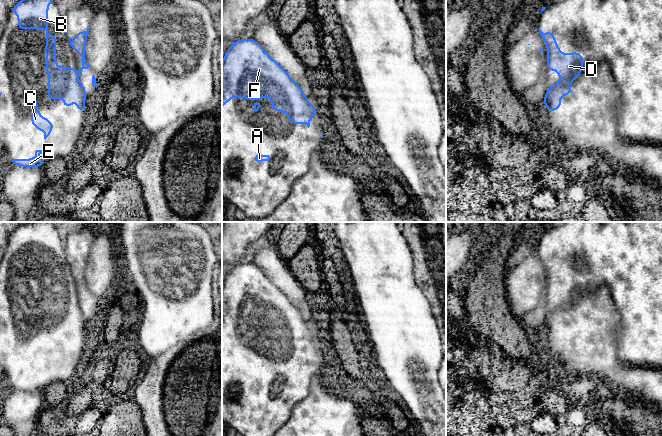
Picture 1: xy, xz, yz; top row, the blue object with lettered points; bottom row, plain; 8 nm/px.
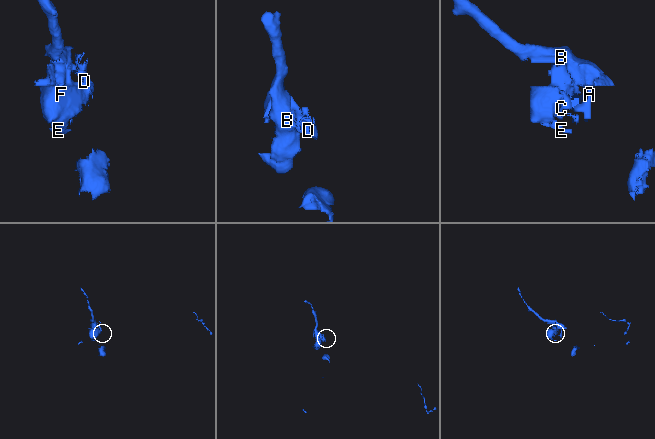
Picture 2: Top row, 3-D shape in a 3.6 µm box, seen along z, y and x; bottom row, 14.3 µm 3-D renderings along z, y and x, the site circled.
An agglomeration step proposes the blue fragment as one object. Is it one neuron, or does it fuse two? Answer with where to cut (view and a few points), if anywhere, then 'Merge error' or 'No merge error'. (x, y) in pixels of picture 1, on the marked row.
Split along yz (569, 83), (549, 90), (549, 110). Merge error

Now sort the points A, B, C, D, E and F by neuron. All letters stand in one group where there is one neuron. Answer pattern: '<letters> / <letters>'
A B C E F / D

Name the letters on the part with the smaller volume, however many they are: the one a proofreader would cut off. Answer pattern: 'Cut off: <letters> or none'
Cut off: D

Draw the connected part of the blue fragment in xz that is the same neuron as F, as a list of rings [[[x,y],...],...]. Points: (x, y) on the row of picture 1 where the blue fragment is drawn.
[[[236,40],[226,51],[222,63],[222,107],[233,97],[253,100],[267,96],[272,101],[272,110],[287,113],[290,124],[301,122],[308,128],[310,127],[313,115],[307,112],[309,104],[306,102],[306,96],[301,87],[265,52],[256,40]]]

